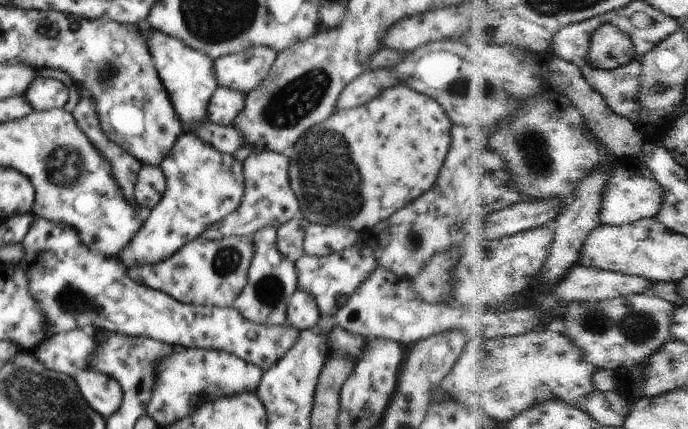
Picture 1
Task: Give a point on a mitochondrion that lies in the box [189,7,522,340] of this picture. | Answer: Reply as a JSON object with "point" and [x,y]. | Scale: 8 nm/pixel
{"point":[331,192]}

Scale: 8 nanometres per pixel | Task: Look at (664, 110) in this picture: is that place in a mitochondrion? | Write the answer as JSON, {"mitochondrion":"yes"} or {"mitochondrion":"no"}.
{"mitochondrion":"no"}

